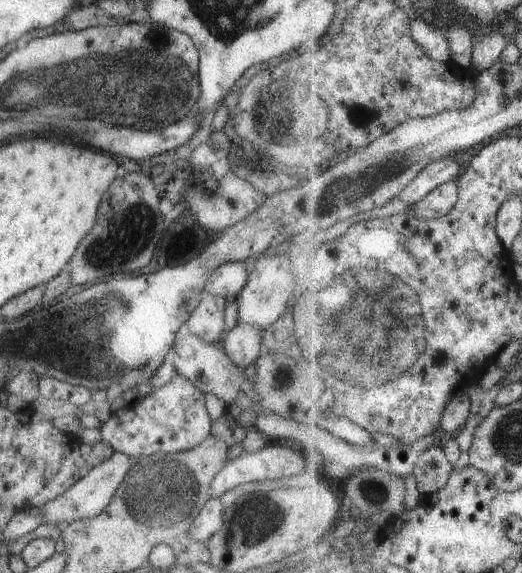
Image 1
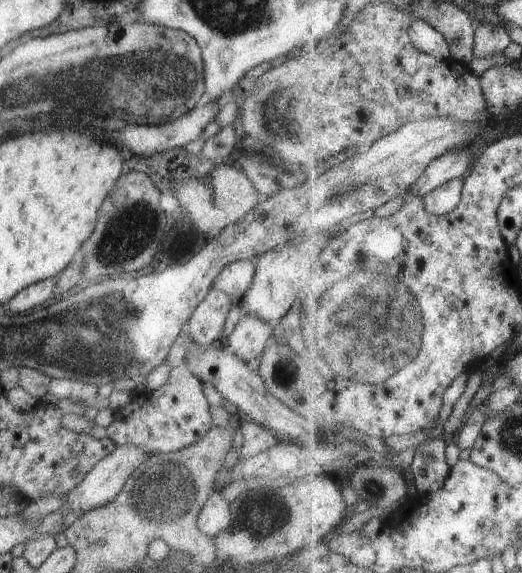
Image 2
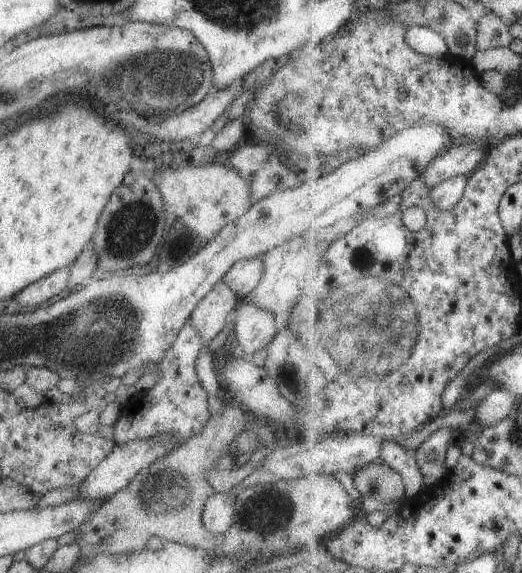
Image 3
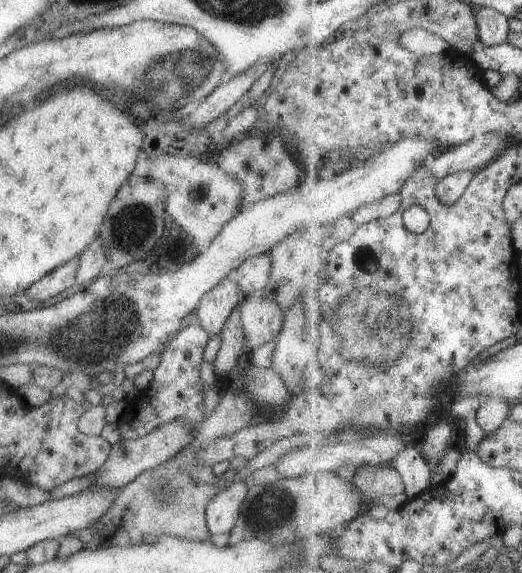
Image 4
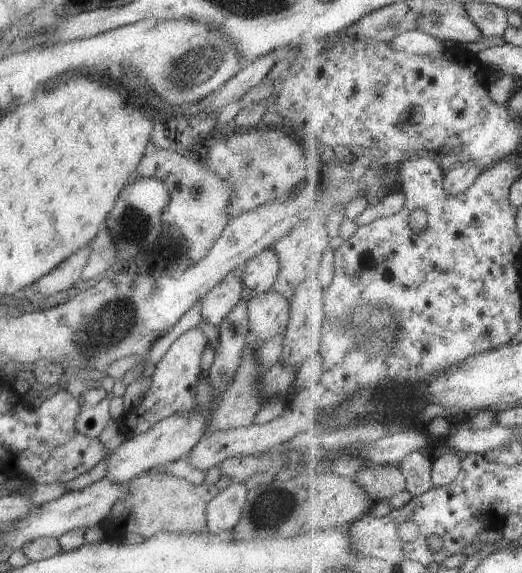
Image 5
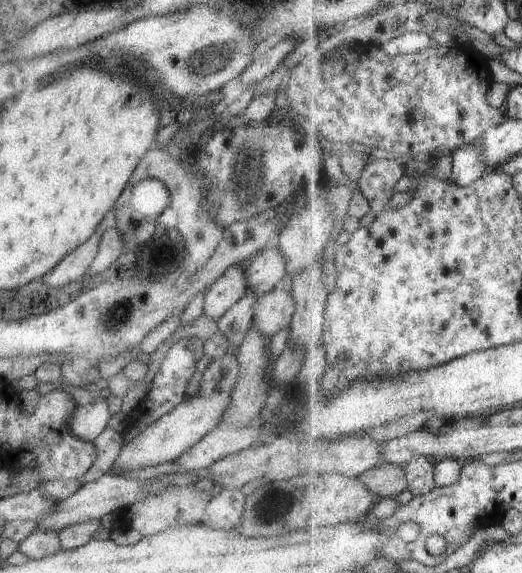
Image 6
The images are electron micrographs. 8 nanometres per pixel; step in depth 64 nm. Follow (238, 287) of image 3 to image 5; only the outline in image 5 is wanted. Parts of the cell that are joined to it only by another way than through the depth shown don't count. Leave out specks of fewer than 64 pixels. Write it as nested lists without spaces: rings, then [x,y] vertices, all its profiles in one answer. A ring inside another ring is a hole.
[[[270,247],[246,260],[243,268],[236,271],[247,294],[268,291],[278,272],[277,258]]]

